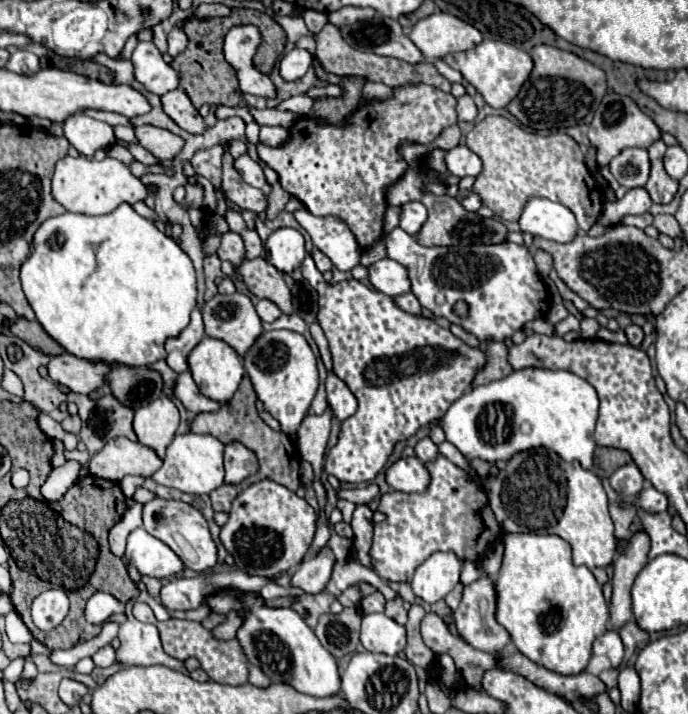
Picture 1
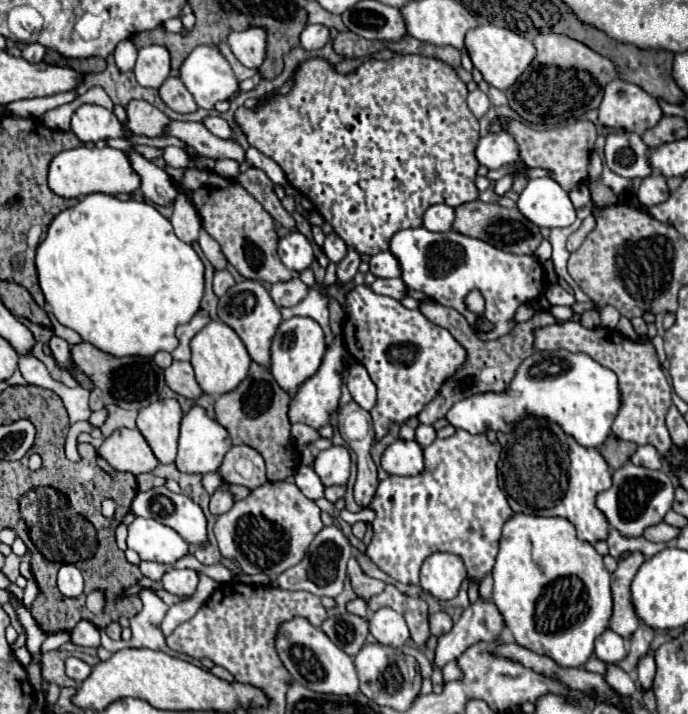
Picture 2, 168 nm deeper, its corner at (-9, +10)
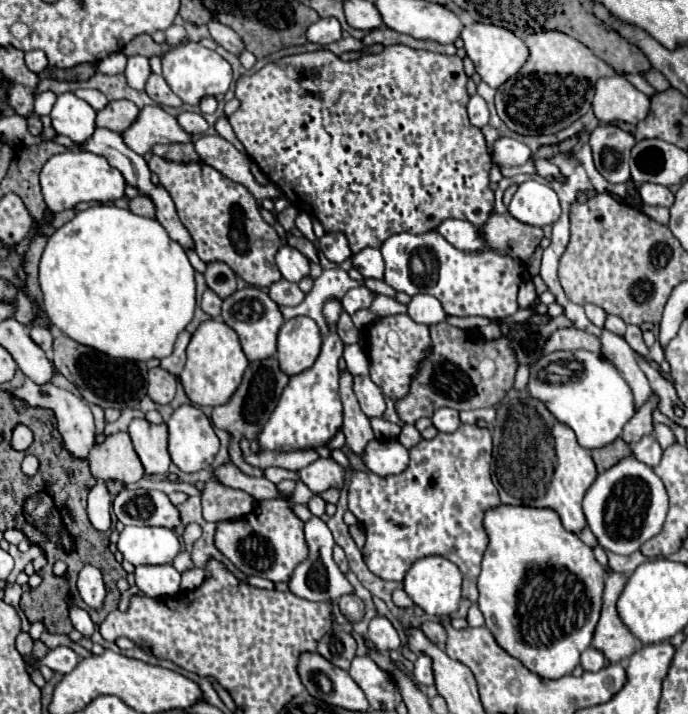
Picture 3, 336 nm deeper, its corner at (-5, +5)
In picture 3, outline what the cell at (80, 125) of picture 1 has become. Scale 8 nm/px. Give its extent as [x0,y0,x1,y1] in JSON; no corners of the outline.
[51,94,97,142]

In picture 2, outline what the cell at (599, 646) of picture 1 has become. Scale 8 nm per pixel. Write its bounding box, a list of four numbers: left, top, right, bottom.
[595,629,627,663]

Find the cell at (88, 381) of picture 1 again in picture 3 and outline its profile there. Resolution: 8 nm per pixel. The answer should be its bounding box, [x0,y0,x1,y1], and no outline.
[29,326,53,356]

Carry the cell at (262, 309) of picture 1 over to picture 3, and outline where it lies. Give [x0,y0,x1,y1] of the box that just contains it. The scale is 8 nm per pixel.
[269,280,305,306]

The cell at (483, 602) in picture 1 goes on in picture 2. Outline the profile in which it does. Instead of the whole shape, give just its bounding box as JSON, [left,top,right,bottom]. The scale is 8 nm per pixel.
[433,601,503,669]

